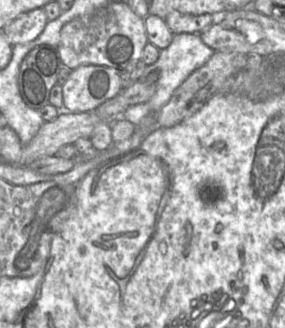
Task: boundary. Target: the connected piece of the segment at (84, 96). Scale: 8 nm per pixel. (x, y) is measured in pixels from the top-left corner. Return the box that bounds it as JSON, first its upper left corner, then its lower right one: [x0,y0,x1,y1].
[62,65,121,113]

